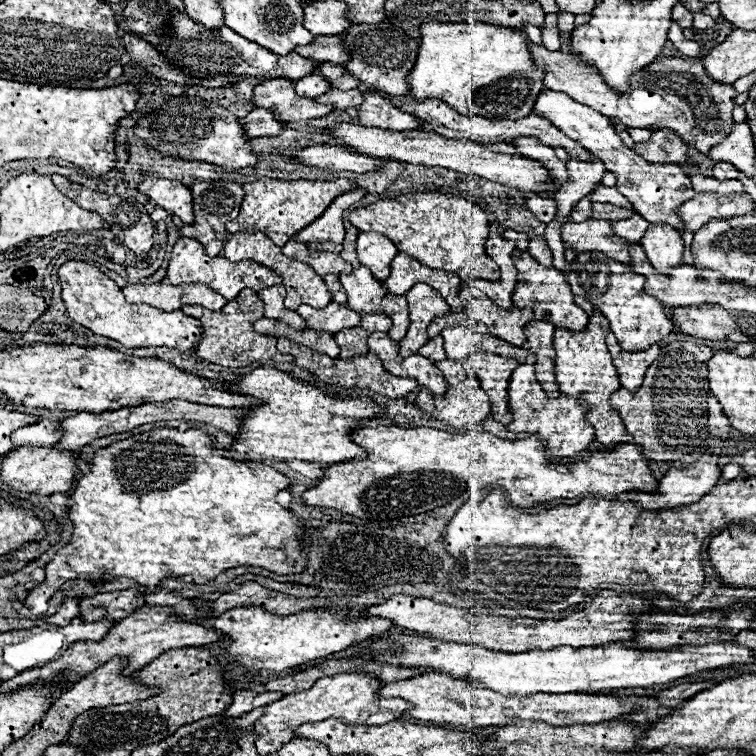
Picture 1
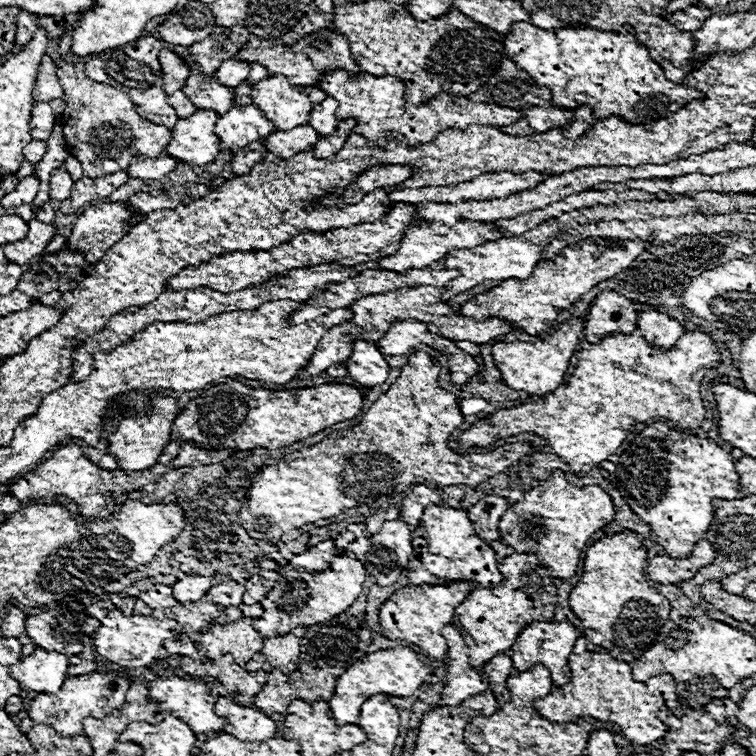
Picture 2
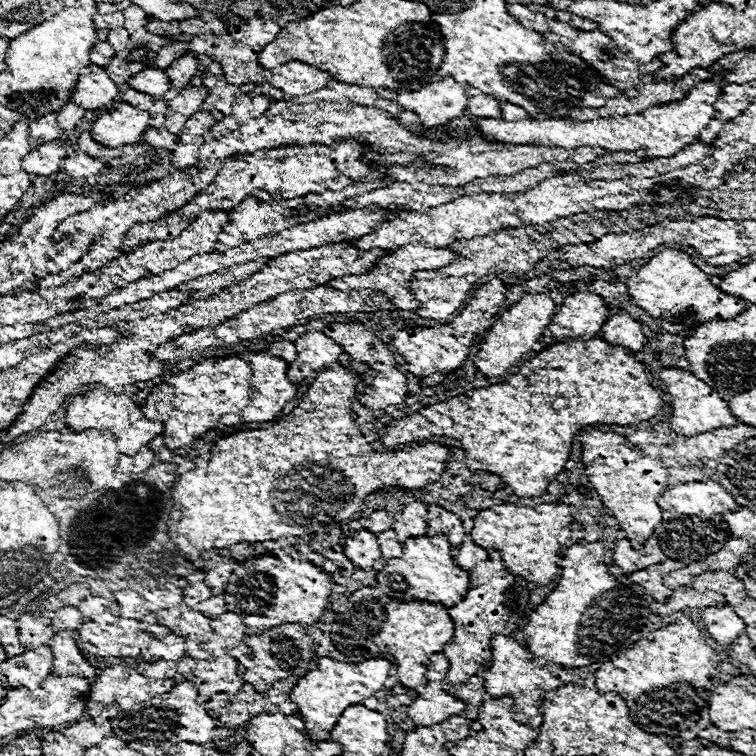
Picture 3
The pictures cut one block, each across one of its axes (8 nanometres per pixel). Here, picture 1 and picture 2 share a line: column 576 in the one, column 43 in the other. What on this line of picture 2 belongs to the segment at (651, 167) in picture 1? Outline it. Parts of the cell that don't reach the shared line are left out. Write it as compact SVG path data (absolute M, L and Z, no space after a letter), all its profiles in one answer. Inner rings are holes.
M36 102L34 104L30 124L32 124L30 134L32 134L34 140L40 140L40 142L50 140L50 134L52 134L52 128L54 128L54 114L52 114L52 108L50 108L48 102L44 102L44 104Z

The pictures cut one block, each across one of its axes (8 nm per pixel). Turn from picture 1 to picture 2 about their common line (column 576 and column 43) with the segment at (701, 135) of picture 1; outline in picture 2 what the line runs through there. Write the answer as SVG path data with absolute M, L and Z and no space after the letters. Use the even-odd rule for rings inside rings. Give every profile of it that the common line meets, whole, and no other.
M44 54L44 60L40 62L40 72L36 76L36 86L34 86L34 100L38 102L48 102L52 98L62 98L64 90L60 86L60 80L56 76L56 62Z

